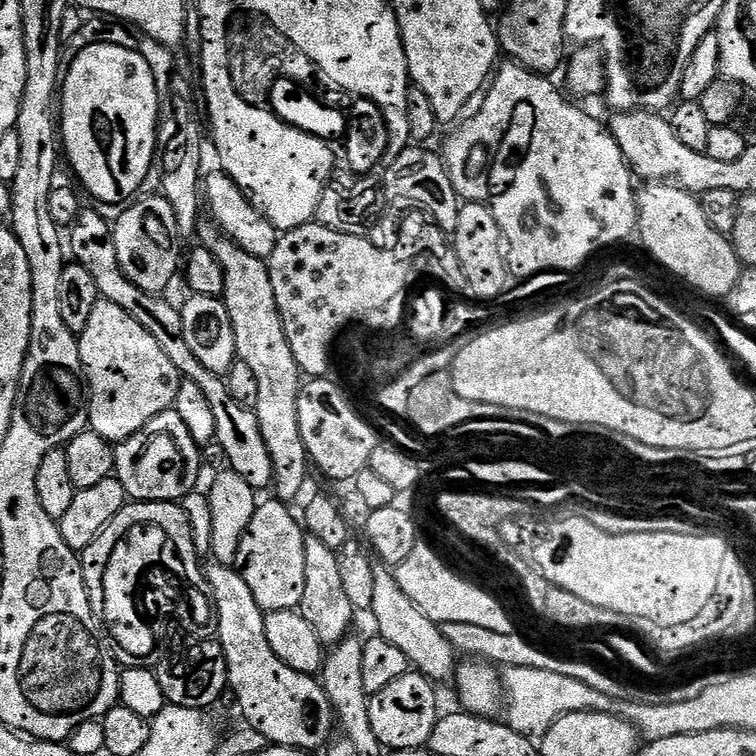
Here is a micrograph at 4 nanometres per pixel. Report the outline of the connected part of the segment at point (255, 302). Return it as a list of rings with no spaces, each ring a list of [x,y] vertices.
[[[211,222],[200,224],[198,240],[203,248],[214,254],[214,258],[222,266],[222,299],[234,326],[236,359],[246,362],[246,366],[250,366],[253,371],[254,378],[258,378],[258,398],[254,411],[273,458],[275,495],[285,502],[292,502],[303,490],[304,483],[308,480],[308,468],[310,469],[308,451],[302,442],[302,430],[298,426],[298,394],[302,373],[298,362],[294,362],[290,342],[286,342],[286,330],[280,317],[278,302],[274,298],[274,286],[270,286],[267,263],[254,258],[254,254],[246,254],[246,250],[239,248]]]

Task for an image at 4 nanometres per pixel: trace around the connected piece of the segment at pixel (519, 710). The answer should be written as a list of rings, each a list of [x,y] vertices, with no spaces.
[[[504,668],[502,672],[504,694],[506,697],[506,723],[518,734],[533,738],[543,737],[566,714],[575,712],[612,712],[613,697],[598,694],[586,682],[578,682],[578,678],[566,678],[566,674],[554,674],[546,670],[530,670],[529,668]]]

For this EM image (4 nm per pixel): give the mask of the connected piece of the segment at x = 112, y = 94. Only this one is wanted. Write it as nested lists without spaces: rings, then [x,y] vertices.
[[[94,44],[79,49],[76,54],[72,65],[69,68],[67,65],[62,76],[62,119],[58,124],[62,133],[62,148],[77,178],[94,199],[104,204],[123,205],[131,201],[137,195],[135,192],[147,182],[152,159],[156,160],[158,156],[156,119],[160,116],[160,93],[150,66],[133,47]]]

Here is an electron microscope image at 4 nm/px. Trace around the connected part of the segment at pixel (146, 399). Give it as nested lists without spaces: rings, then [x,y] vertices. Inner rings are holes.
[[[101,299],[90,313],[86,330],[78,333],[80,357],[86,377],[88,396],[88,428],[110,442],[119,442],[138,434],[151,419],[163,411],[171,409],[176,403],[176,395],[182,383],[180,372],[175,364],[162,354],[162,349],[152,334],[122,310],[114,302]]]

